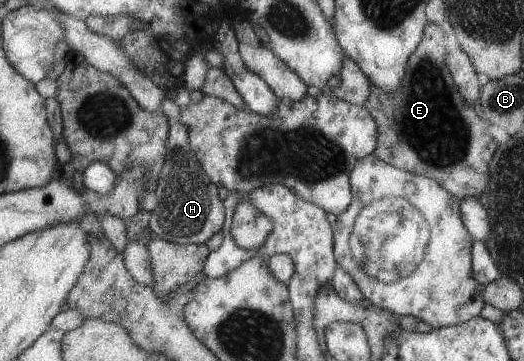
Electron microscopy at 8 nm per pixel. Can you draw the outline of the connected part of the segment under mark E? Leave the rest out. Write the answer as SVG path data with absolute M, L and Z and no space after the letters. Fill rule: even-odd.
M428 22L423 28L423 39L420 39L419 46L412 51L405 64L404 79L400 81L402 85L396 89L396 93L386 95L378 87L372 87L370 84L370 93L362 108L371 113L375 124L378 125L378 138L373 155L400 170L438 181L459 201L462 199L482 201L482 197L487 193L488 163L491 162L497 144L488 132L490 124L480 115L477 106L468 105L464 101L459 88L452 80L451 73L444 63L445 46L442 29L439 25Z

